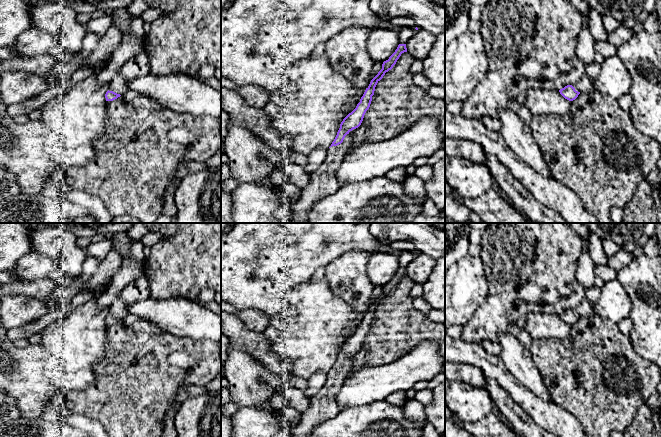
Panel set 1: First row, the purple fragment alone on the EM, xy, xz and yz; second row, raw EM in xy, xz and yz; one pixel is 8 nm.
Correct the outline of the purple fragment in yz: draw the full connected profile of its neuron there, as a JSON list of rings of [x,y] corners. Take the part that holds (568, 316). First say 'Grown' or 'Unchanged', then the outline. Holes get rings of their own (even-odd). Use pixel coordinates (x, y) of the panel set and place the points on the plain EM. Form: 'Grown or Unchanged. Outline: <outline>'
Grown. Outline: [[[584,298],[581,304],[575,309],[567,309],[560,313],[560,318],[567,324],[575,324],[580,317],[591,317],[596,315],[594,310],[594,303]]]

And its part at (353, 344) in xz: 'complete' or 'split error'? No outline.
split error

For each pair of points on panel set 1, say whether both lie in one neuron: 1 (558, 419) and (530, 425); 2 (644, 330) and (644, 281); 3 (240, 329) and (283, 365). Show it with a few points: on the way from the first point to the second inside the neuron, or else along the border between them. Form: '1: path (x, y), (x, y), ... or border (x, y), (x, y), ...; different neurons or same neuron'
1: border (521, 406), (541, 426); different neurons
2: path (644, 317), (644, 306), (635, 297), (633, 292); same neuron
3: path (251, 340), (272, 361); same neuron

